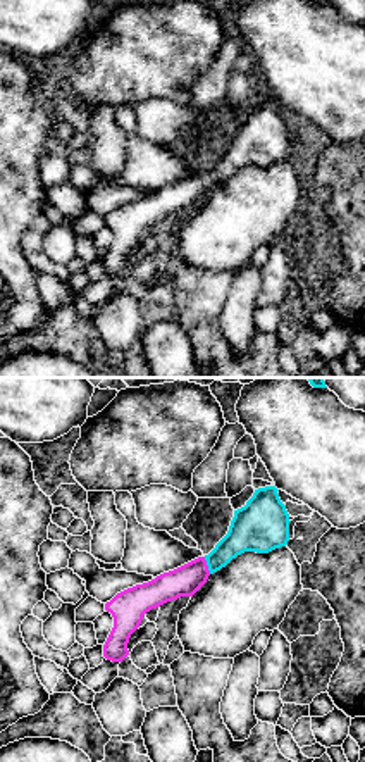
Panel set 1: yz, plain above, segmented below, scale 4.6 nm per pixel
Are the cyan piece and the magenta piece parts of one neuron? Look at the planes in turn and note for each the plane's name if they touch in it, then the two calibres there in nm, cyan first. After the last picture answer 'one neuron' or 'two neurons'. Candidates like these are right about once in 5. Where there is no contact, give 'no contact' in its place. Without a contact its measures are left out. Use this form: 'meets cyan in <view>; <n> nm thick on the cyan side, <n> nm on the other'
meets cyan in yz; 190 nm thick on the cyan side, 140 nm on the other

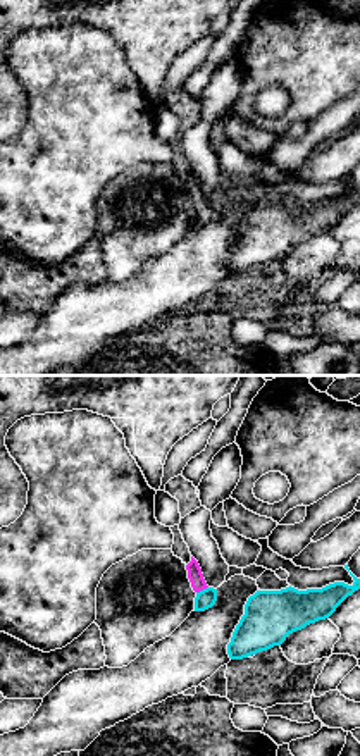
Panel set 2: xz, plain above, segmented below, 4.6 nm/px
meets cyan in xz; 90 nm thick on the cyan side, 70 nm on the other

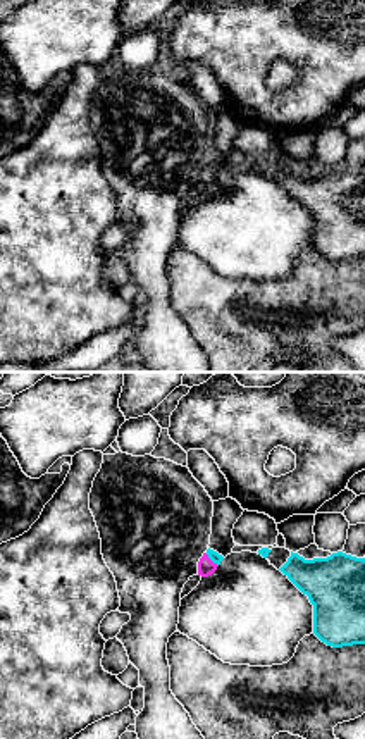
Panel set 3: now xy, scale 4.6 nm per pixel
meets cyan in xy; 50 nm thick on the cyan side, 80 nm on the other

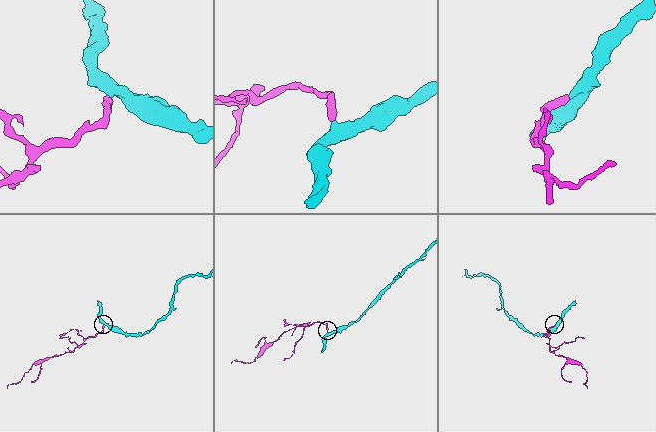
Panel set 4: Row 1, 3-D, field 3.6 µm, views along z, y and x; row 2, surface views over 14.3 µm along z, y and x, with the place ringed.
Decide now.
one neuron

